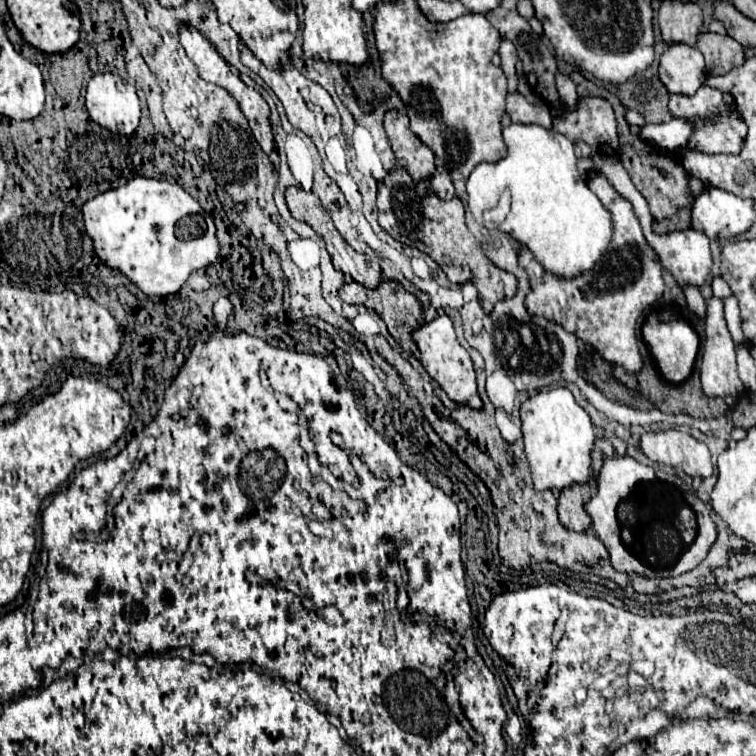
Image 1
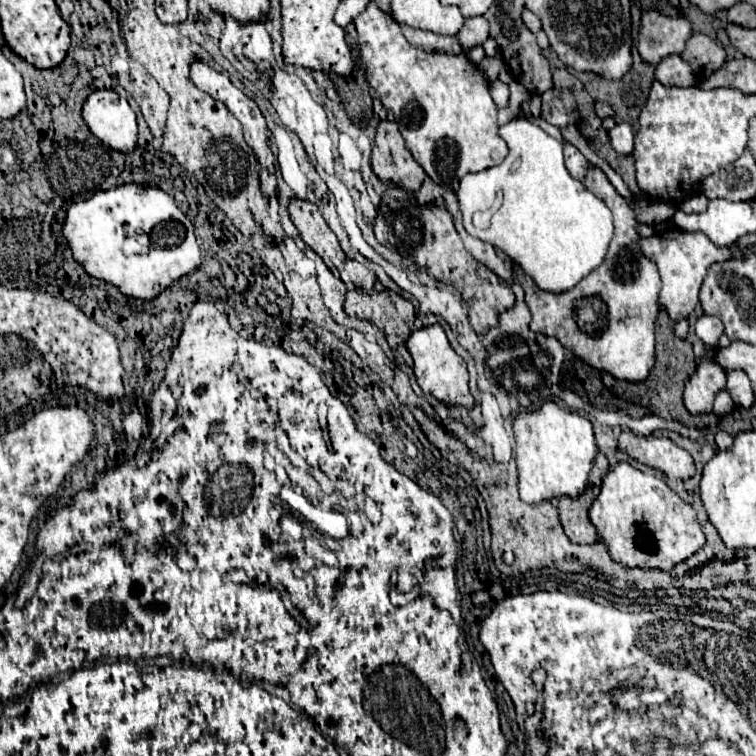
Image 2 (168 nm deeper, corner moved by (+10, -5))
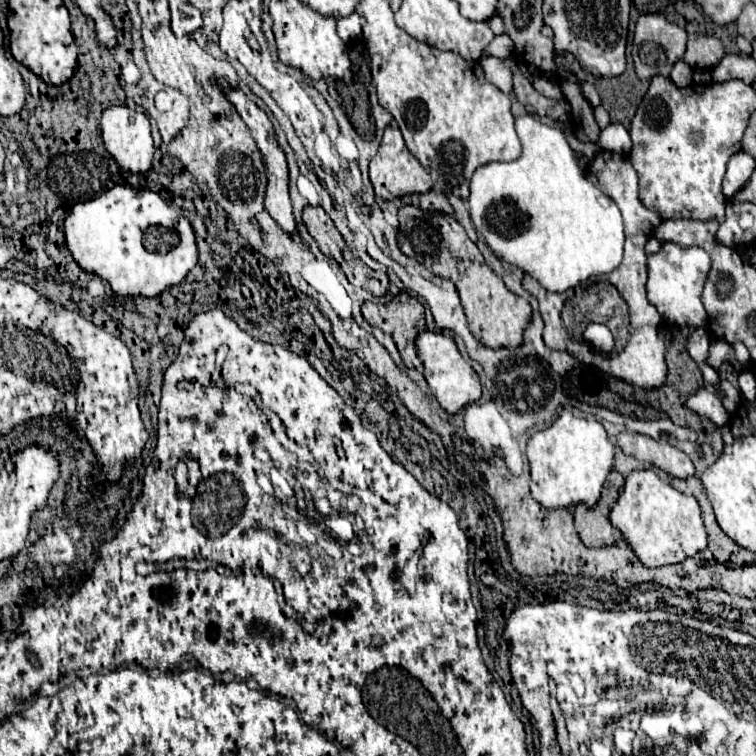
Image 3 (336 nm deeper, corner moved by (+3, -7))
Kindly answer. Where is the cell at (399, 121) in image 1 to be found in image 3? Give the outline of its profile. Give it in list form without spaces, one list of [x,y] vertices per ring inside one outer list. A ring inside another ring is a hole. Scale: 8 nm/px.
[[[386,127],[384,139],[380,143],[380,149],[376,157],[370,161],[370,181],[374,185],[375,195],[382,197],[384,201],[394,201],[402,195],[410,193],[428,193],[432,189],[432,179],[424,171],[424,167],[418,163],[418,159],[406,149],[402,133],[396,127]]]

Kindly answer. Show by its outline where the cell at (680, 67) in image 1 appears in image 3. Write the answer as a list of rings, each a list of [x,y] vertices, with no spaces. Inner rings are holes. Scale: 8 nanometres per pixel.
[[[678,61],[672,69],[670,79],[674,81],[676,87],[686,87],[692,83],[692,67],[688,67],[684,61]]]

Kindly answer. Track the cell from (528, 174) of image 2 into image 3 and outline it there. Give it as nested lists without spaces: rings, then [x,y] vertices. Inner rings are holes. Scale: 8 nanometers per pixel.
[[[534,115],[516,119],[522,155],[510,163],[488,163],[474,171],[470,181],[470,217],[486,245],[502,261],[532,275],[546,291],[566,291],[592,275],[614,271],[622,261],[624,229],[616,203],[594,187],[582,173],[566,137]]]

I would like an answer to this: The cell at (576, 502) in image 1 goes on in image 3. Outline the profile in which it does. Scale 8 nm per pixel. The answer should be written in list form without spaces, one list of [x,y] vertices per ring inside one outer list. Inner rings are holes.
[[[604,495],[592,509],[584,505],[576,505],[576,513],[574,513],[576,531],[586,547],[616,545],[624,539],[624,535],[610,523],[610,509],[612,505],[604,501]]]

